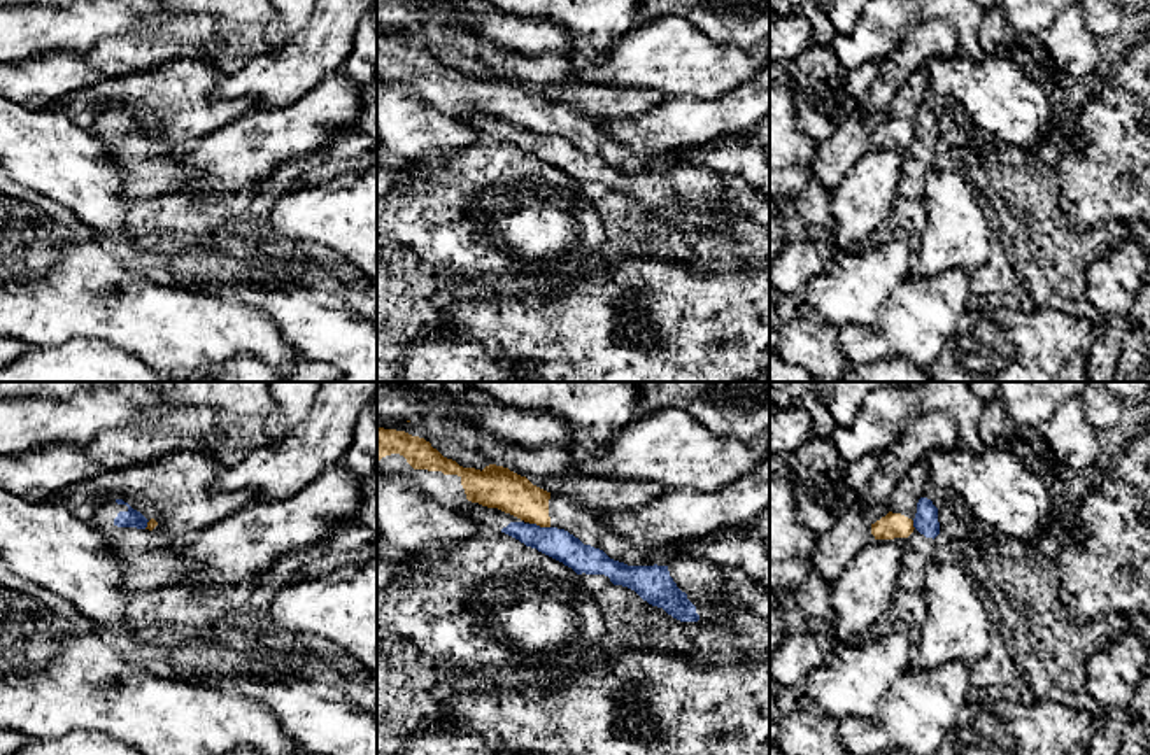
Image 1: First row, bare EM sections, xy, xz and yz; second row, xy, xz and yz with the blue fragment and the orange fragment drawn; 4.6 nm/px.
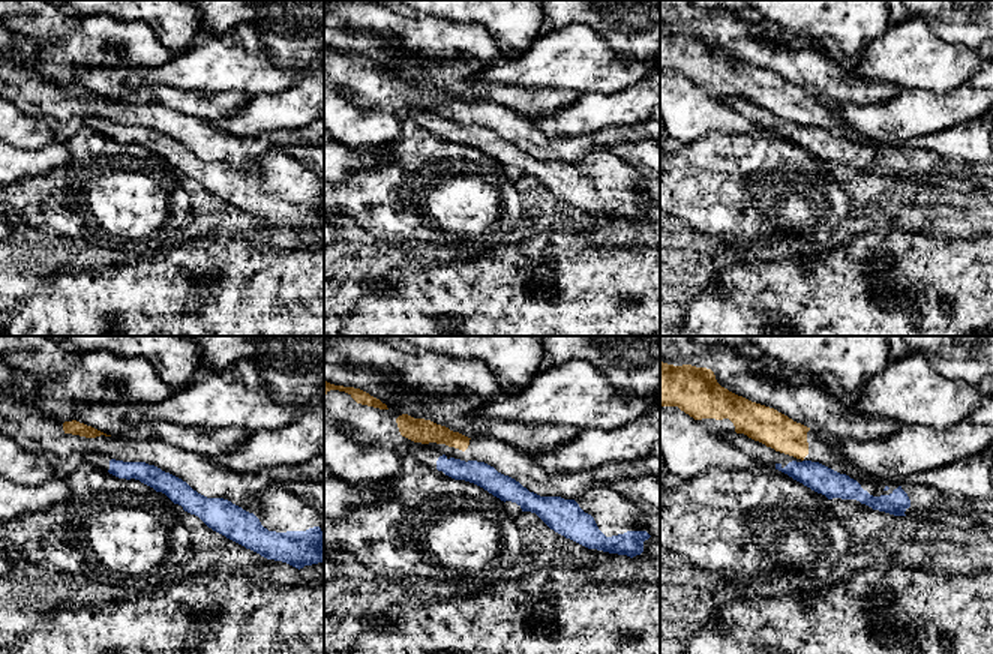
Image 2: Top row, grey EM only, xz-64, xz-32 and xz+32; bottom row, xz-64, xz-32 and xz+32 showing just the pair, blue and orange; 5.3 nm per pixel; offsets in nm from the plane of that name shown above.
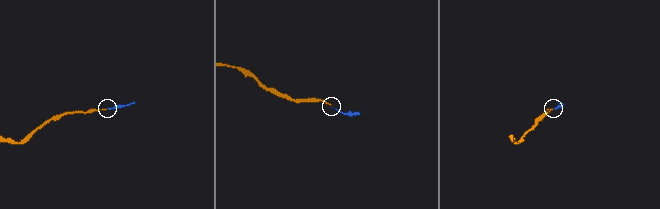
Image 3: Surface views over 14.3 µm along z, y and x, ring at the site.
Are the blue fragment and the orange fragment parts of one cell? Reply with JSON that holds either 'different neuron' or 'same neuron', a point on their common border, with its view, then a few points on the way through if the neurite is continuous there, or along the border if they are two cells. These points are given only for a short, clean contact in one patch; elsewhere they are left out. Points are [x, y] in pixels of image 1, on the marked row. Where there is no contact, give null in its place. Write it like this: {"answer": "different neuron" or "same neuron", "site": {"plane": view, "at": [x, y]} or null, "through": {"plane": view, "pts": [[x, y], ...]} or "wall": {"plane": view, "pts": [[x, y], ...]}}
{"answer": "different neuron", "site": {"plane": "xz", "at": [540, 528]}, "wall": {"plane": "xz", "pts": [[530, 522], [549, 528]]}}

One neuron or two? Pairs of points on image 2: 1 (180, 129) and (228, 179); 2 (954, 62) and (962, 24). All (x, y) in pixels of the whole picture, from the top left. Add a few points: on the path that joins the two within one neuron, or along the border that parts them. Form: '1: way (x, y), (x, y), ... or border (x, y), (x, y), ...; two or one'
1: border (180, 141), (198, 156), (227, 162), (243, 174); two
2: border (930, 27), (945, 41), (977, 48); two

